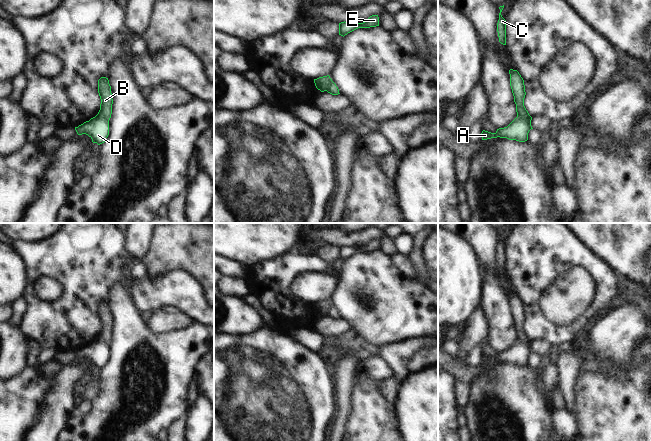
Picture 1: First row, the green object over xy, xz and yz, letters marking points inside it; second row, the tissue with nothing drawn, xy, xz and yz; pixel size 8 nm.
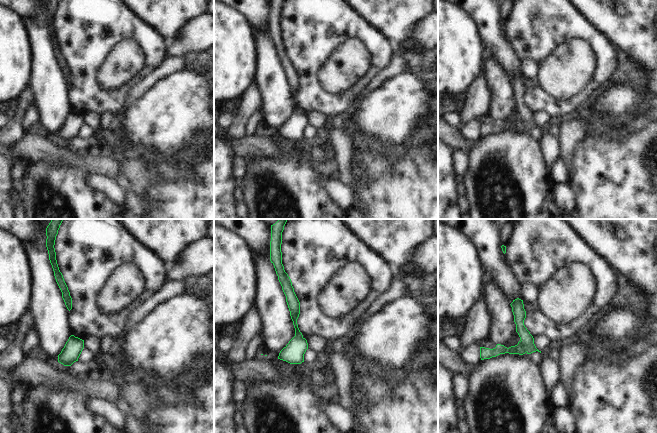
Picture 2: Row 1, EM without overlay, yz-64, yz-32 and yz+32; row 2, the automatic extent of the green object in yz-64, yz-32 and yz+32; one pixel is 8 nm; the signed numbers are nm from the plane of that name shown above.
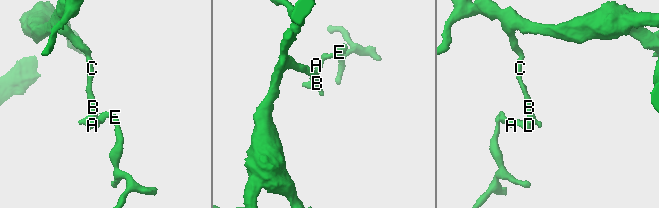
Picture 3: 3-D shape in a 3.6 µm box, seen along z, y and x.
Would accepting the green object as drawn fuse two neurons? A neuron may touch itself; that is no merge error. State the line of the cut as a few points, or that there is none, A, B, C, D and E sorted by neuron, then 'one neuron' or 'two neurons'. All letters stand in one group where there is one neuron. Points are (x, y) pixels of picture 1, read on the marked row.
cut yz (517, 115), (528, 123), (530, 129); groups A D E / B C; two neurons

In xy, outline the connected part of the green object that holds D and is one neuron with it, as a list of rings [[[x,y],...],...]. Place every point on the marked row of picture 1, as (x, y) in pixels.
[[[96,115],[89,121],[75,127],[75,130],[78,135],[86,134],[92,139],[93,143],[100,145],[105,142],[109,135],[109,122]]]

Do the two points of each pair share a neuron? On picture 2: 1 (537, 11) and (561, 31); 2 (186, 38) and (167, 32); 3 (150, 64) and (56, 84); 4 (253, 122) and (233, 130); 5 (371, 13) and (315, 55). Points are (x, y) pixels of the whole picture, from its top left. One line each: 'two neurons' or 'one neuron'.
1: one neuron
2: two neurons
3: two neurons
4: two neurons
5: two neurons

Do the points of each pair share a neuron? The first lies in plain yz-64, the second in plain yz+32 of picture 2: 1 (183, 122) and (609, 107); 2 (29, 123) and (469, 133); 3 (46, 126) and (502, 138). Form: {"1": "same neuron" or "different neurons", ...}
{"1": "same neuron", "2": "same neuron", "3": "different neurons"}

